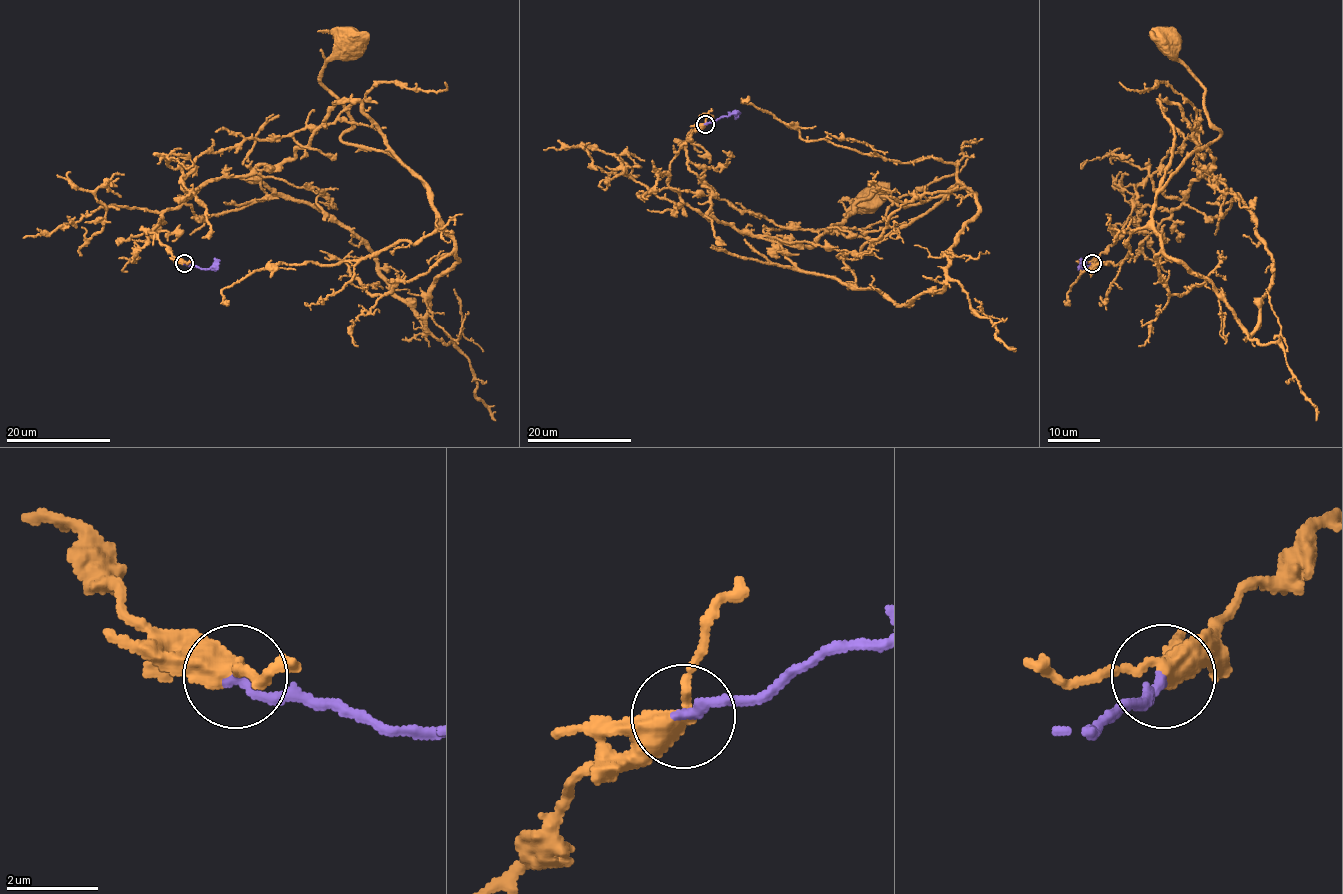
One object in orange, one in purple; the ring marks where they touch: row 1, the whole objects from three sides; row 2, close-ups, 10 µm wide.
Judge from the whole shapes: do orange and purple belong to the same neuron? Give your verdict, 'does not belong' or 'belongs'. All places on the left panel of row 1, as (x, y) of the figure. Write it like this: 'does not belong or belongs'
belongs

